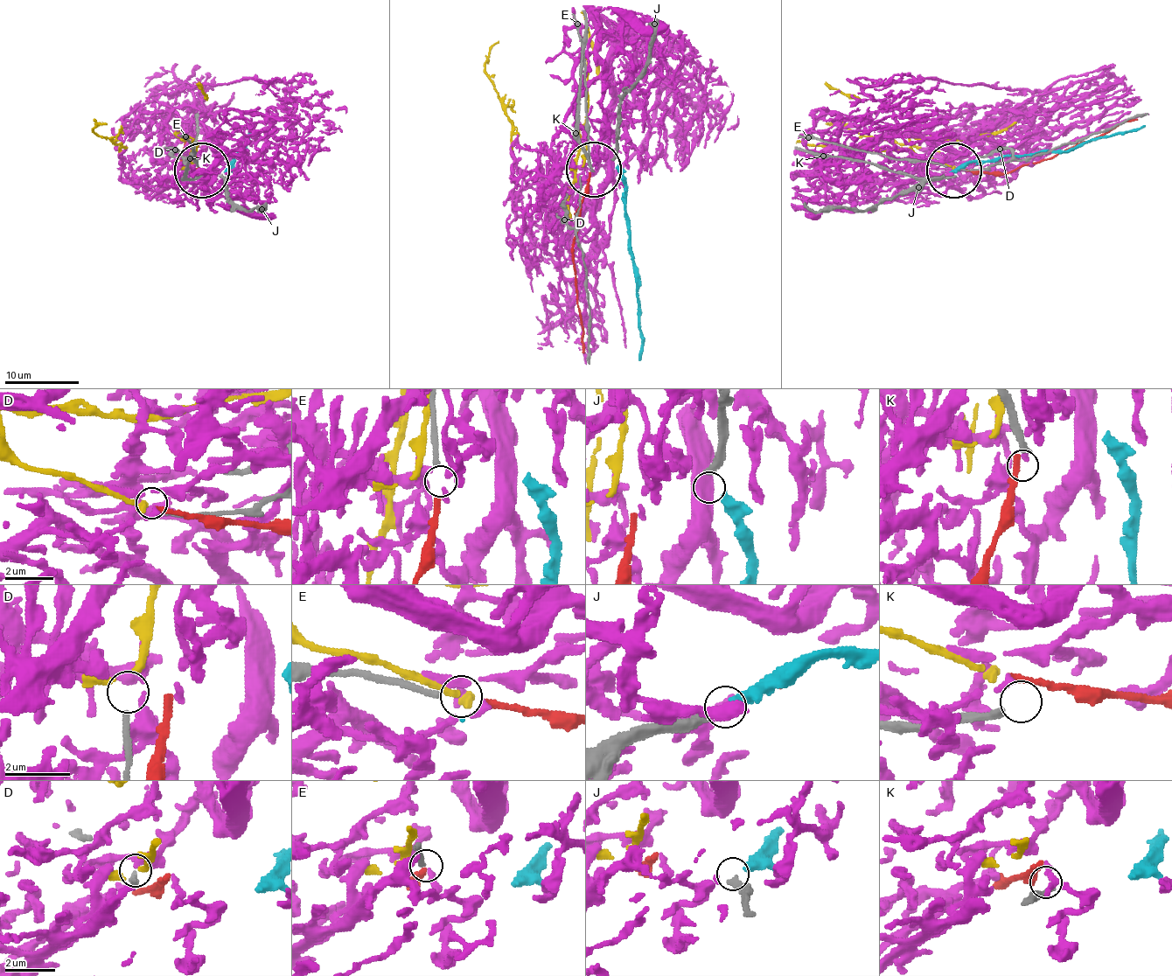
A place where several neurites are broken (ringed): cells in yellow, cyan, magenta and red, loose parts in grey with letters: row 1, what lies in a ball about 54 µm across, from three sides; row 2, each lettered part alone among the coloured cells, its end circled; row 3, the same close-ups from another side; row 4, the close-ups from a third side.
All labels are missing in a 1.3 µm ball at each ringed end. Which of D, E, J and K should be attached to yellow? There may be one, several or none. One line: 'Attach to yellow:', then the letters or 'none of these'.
Attach to yellow: D

